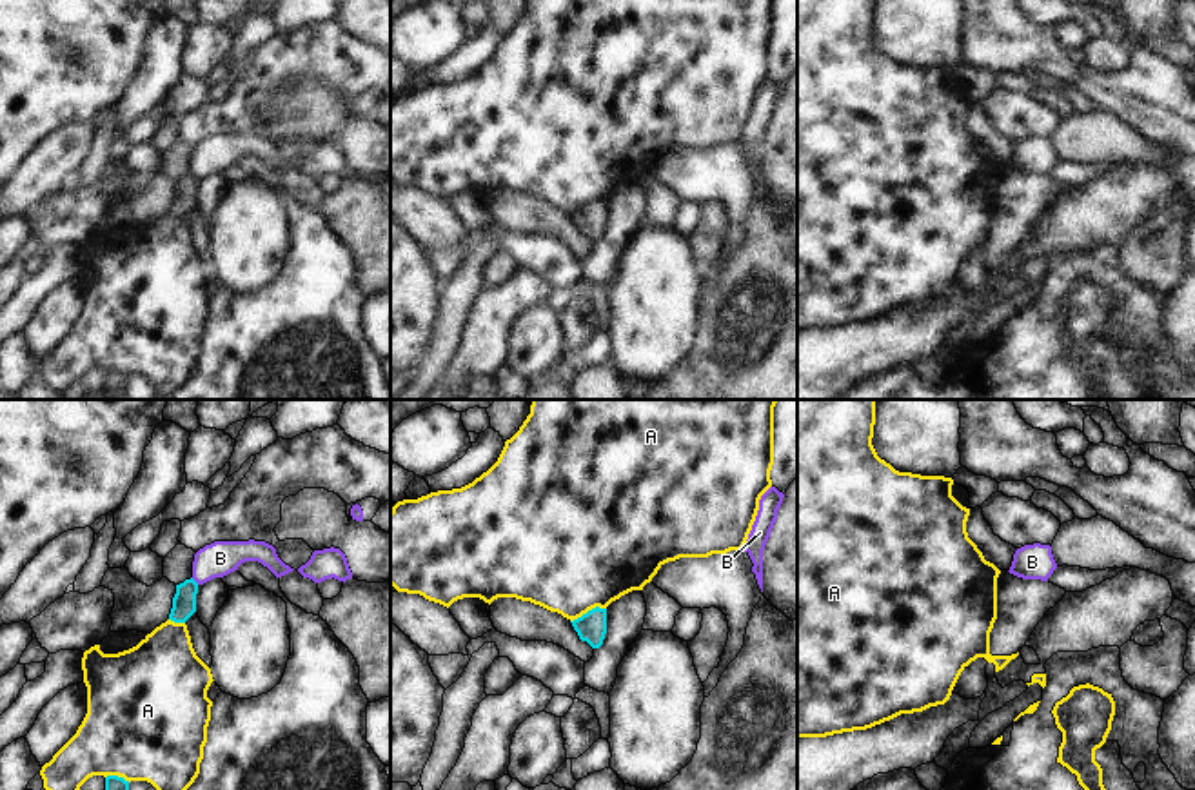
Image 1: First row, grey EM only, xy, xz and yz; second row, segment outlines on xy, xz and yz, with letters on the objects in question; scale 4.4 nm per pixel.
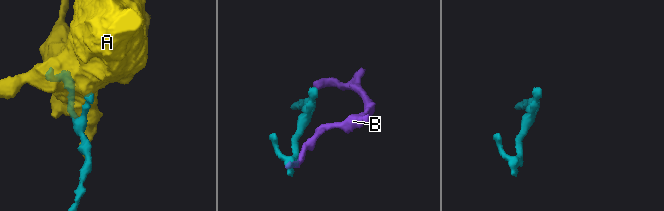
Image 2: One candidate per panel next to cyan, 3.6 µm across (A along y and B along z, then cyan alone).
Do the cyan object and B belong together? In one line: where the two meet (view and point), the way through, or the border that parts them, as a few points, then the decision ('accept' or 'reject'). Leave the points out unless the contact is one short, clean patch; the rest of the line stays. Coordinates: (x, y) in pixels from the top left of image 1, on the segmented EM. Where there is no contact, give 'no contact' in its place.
xy (193, 580) | along xy (191, 578), (198, 583) | reject

